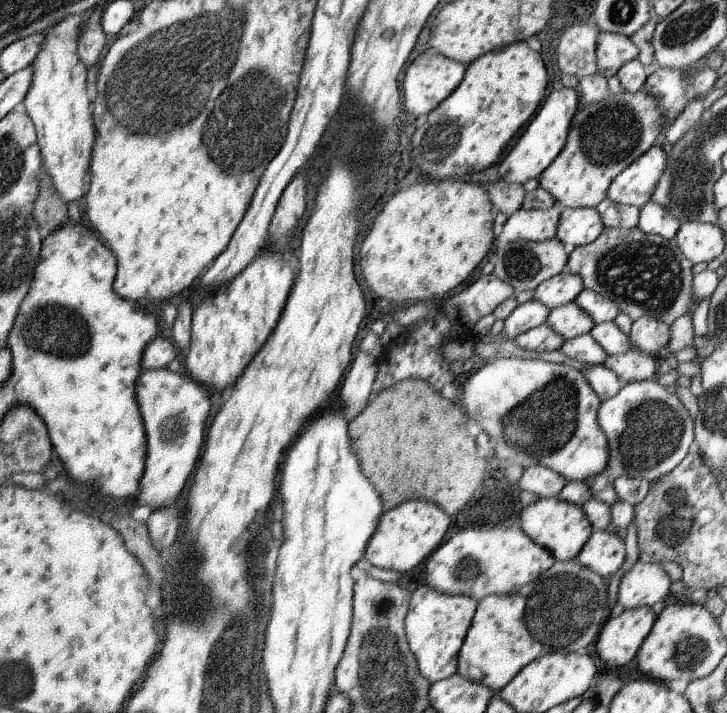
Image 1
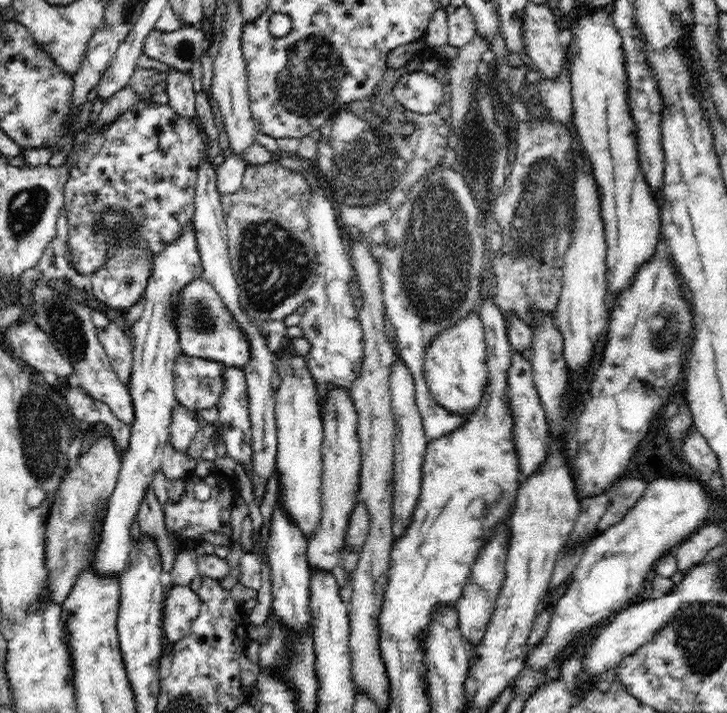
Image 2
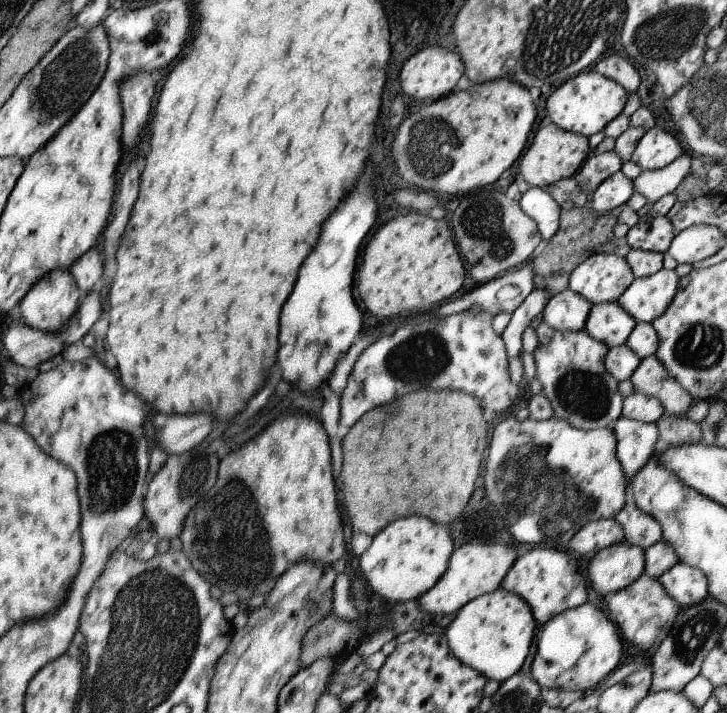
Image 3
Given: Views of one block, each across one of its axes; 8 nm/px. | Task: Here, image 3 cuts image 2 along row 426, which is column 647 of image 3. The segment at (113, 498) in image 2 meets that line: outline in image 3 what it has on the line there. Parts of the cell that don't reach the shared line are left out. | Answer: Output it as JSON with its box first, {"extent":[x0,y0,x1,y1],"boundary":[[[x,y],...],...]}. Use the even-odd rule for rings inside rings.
{"extent":[631,128,682,170],"boundary":[[[662,128],[647,130],[636,145],[631,160],[641,170],[656,170],[673,163],[682,154],[678,139]]]}

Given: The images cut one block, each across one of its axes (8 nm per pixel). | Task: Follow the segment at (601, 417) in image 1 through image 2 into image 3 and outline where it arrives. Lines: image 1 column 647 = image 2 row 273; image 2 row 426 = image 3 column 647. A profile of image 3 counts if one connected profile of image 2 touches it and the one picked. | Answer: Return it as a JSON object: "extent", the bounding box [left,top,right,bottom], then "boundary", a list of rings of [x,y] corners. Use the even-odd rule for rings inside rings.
{"extent":[613,415,659,483],"boundary":[[[621,415],[613,428],[617,441],[617,457],[628,483],[655,454],[659,435],[657,423],[647,423]]]}

